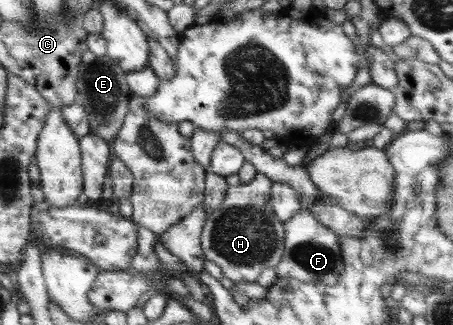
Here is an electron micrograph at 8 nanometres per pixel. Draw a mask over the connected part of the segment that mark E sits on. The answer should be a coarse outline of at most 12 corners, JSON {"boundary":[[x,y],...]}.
{"boundary":[[82,53],[77,100],[88,134],[111,145],[124,123],[127,73]]}

